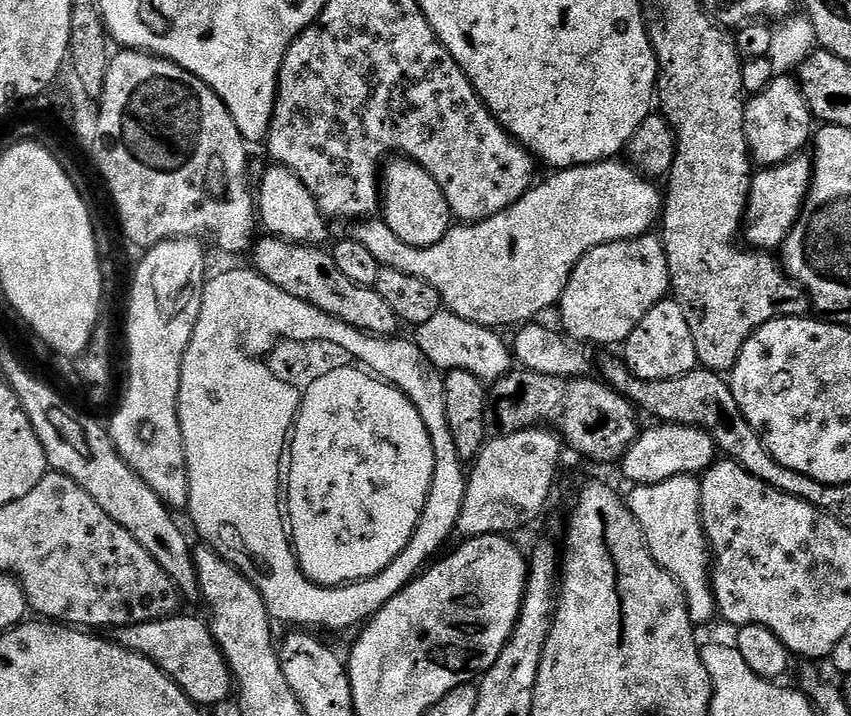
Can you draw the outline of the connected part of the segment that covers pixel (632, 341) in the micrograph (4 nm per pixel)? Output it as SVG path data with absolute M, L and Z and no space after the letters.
M674 298L659 300L638 322L638 326L622 345L622 359L628 369L640 380L676 380L682 374L698 368L694 338L690 334L690 322L682 314L682 306Z

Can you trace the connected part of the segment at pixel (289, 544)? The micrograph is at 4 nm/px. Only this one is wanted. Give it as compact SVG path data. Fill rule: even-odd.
M245 268L220 272L213 280L211 277L205 283L202 310L182 358L178 414L190 482L186 512L187 515L192 515L192 524L196 527L197 534L204 539L201 541L222 558L226 558L226 562L234 565L256 587L258 594L262 594L268 607L268 615L273 621L280 623L281 620L284 624L292 624L288 626L321 624L324 628L355 629L363 625L366 618L370 618L387 600L394 598L396 592L406 587L408 581L429 563L428 556L435 557L435 552L443 546L444 539L453 535L453 521L440 519L448 515L454 518L460 512L459 499L464 495L465 465L458 450L454 450L447 439L437 439L434 443L436 461L432 488L422 510L421 521L408 545L371 584L348 588L344 592L324 592L306 584L296 570L300 566L294 566L300 564L298 556L302 556L294 520L294 502L300 500L294 500L296 466L286 458L287 434L292 434L292 428L302 420L300 416L306 404L304 398L310 394L314 384L334 372L356 370L381 378L400 376L398 387L428 418L432 418L435 412L436 415L443 413L444 376L411 339L381 338L359 332L346 322L286 294L286 290L278 290L278 286L259 276L255 270ZM276 423L280 423L279 428L274 428Z

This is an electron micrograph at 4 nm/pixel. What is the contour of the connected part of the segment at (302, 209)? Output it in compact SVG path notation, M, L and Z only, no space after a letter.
M271 166L264 172L258 188L258 220L264 223L264 232L279 236L282 240L291 240L294 244L320 246L328 236L329 221L318 210L318 202L306 190L302 178L294 174L287 166Z

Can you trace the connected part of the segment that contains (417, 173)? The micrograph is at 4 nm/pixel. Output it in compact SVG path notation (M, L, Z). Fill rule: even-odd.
M392 158L382 168L382 218L410 246L425 248L442 242L448 229L453 227L452 207L442 194L442 186L420 164L407 158Z

